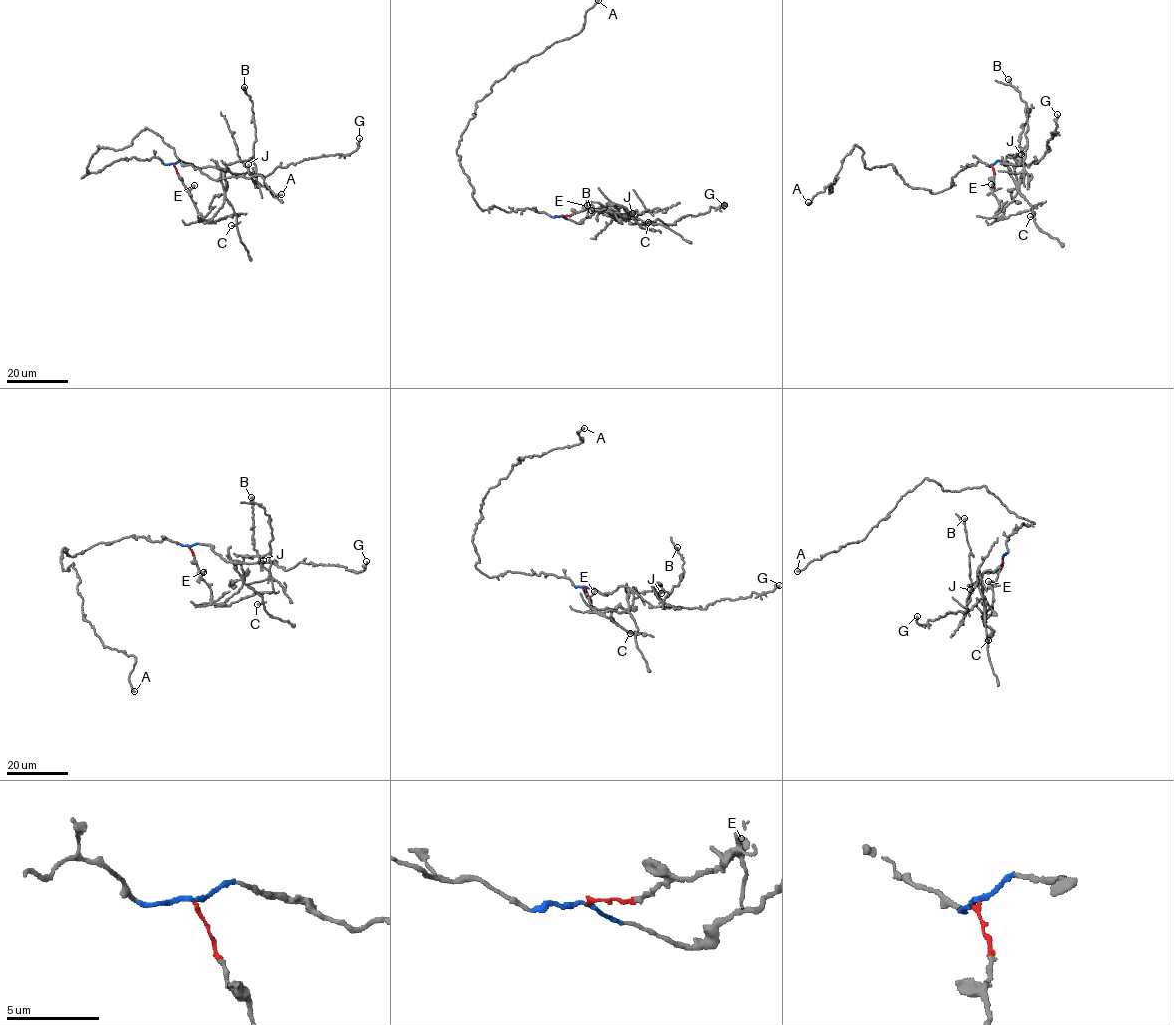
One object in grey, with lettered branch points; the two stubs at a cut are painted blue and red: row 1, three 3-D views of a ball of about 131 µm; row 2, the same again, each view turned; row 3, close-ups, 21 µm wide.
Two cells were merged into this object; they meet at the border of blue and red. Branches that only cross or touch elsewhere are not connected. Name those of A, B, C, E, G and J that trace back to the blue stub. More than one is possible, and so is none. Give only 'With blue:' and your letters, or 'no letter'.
With blue: A, G

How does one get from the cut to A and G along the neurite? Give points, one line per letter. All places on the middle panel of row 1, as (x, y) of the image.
A: (561, 216), (481, 209), (456, 148), (476, 102), (494, 82), (577, 35), (598, 0)
G: (561, 216), (580, 223), (606, 207), (633, 224), (659, 219), (674, 224), (685, 215), (724, 205)

